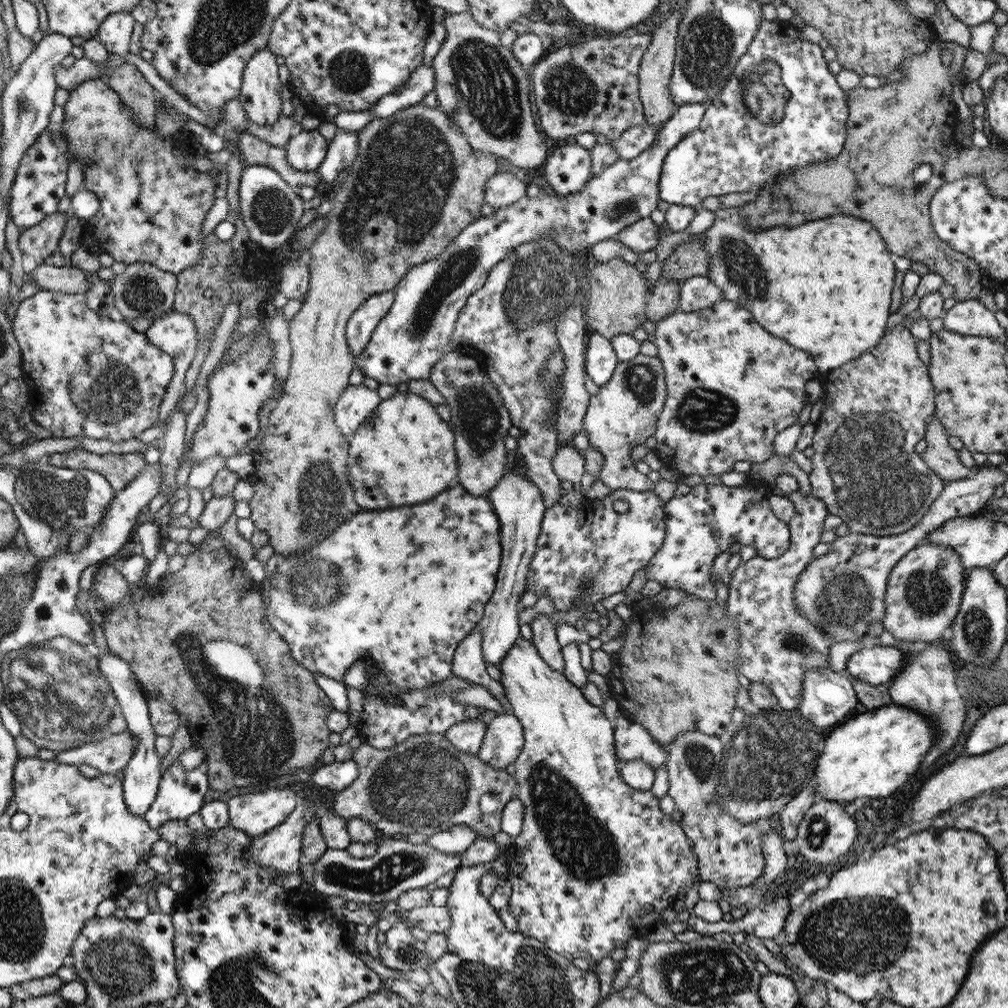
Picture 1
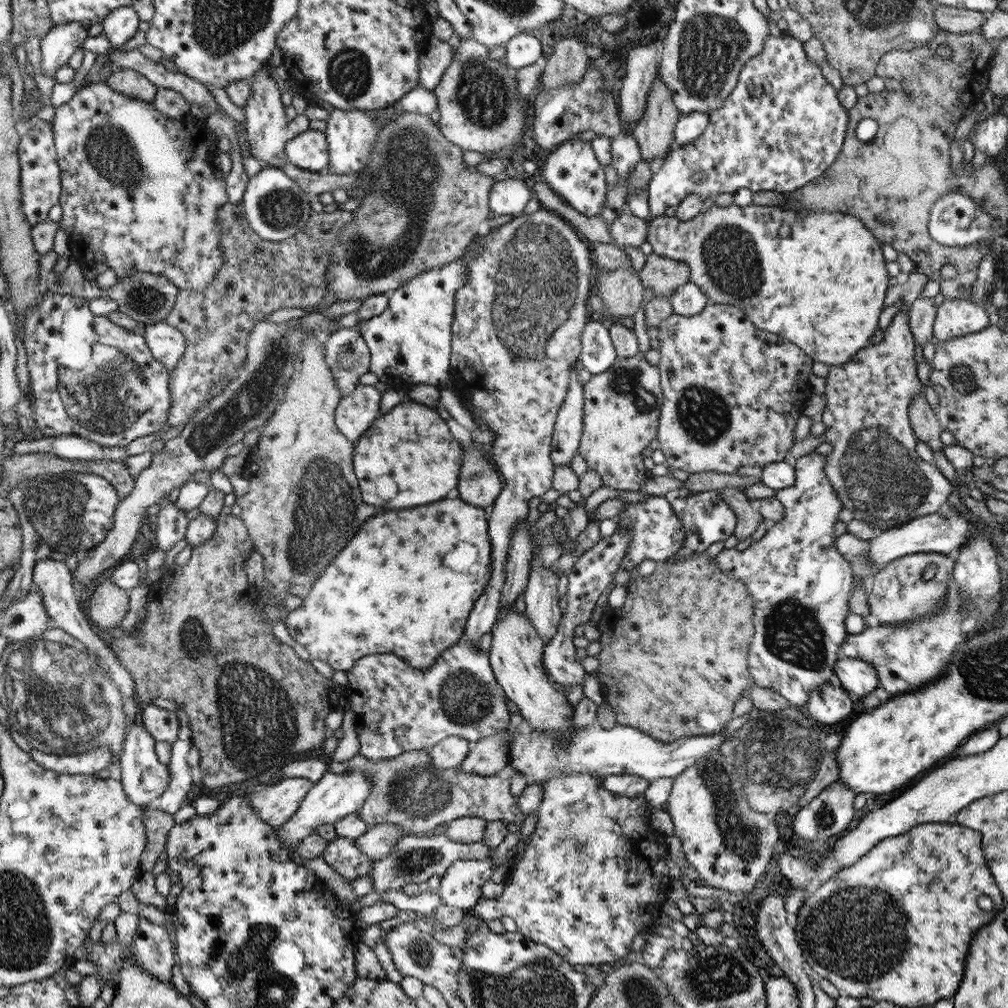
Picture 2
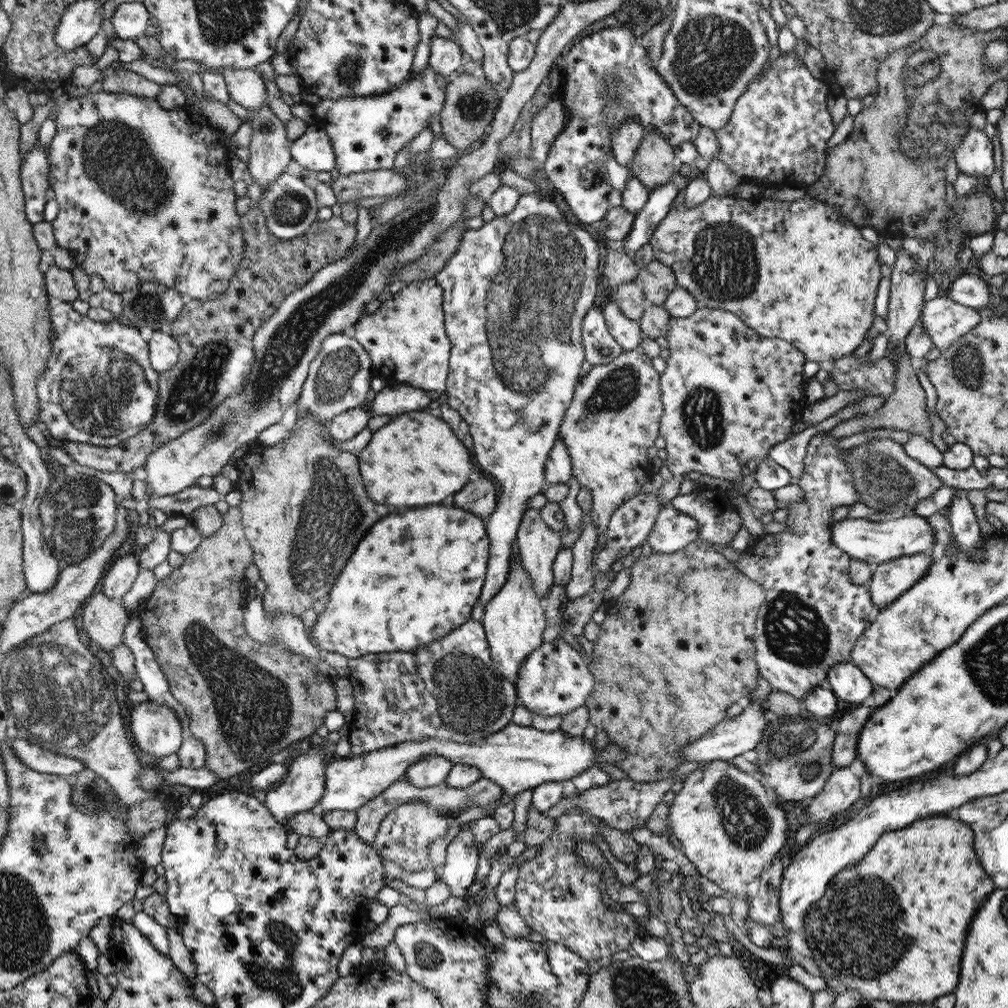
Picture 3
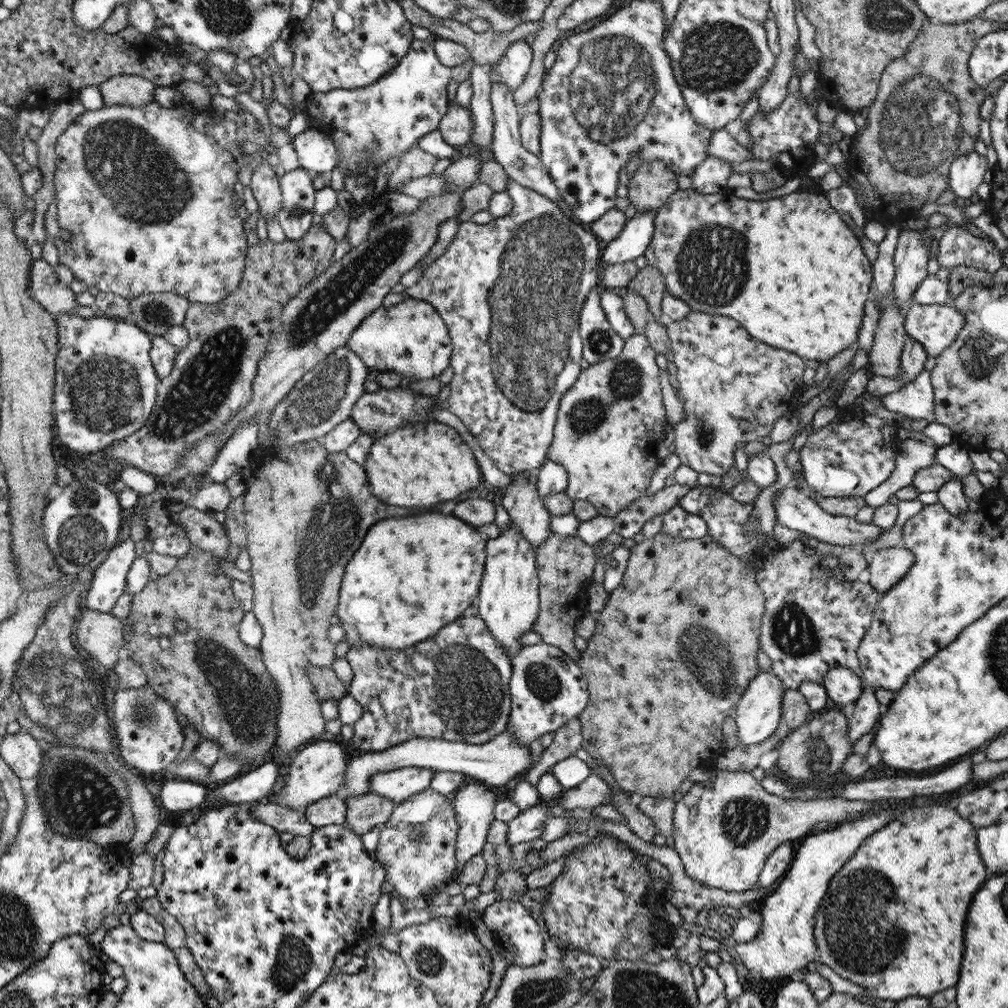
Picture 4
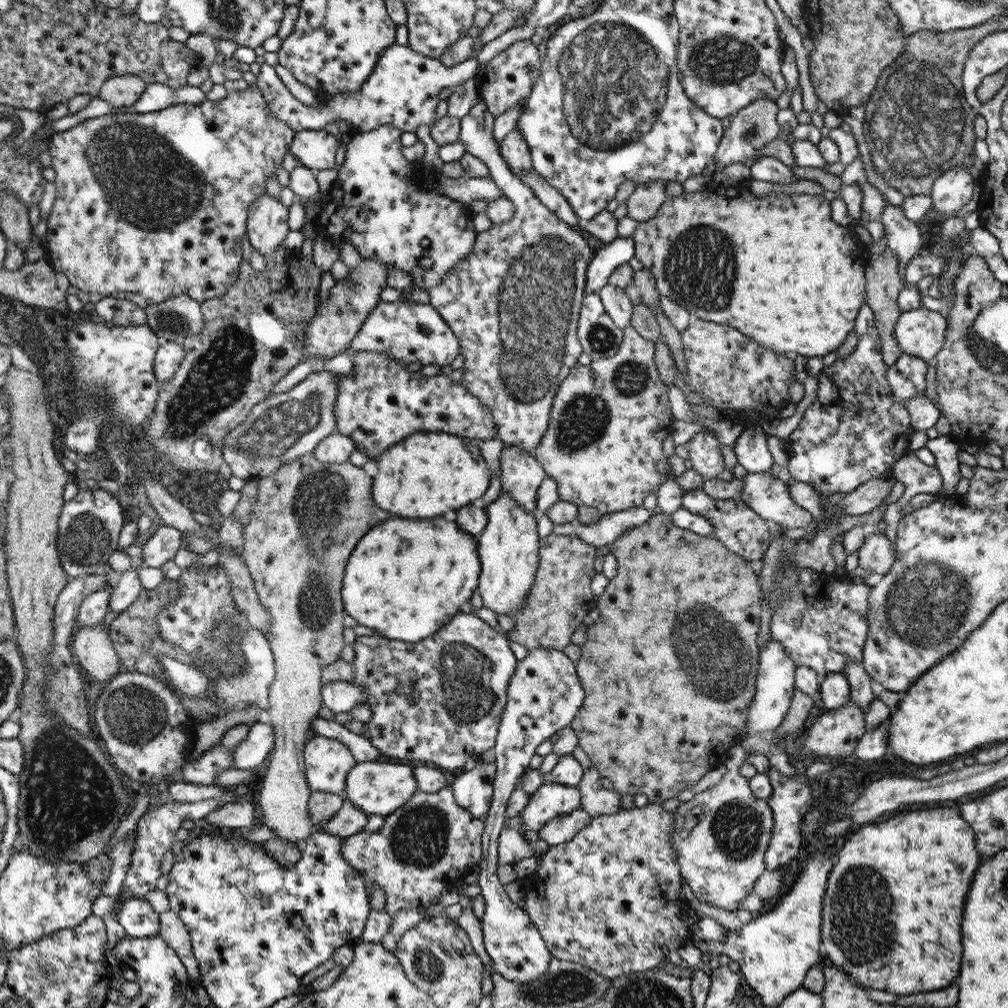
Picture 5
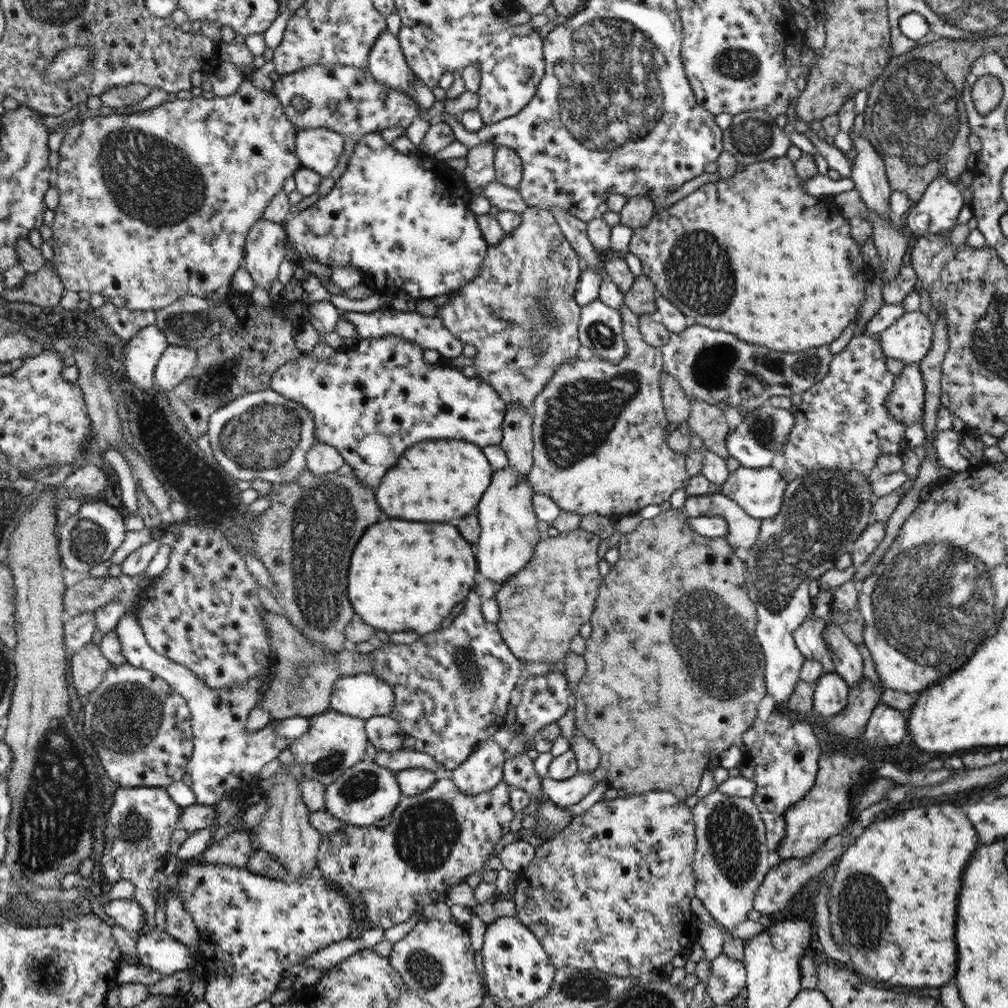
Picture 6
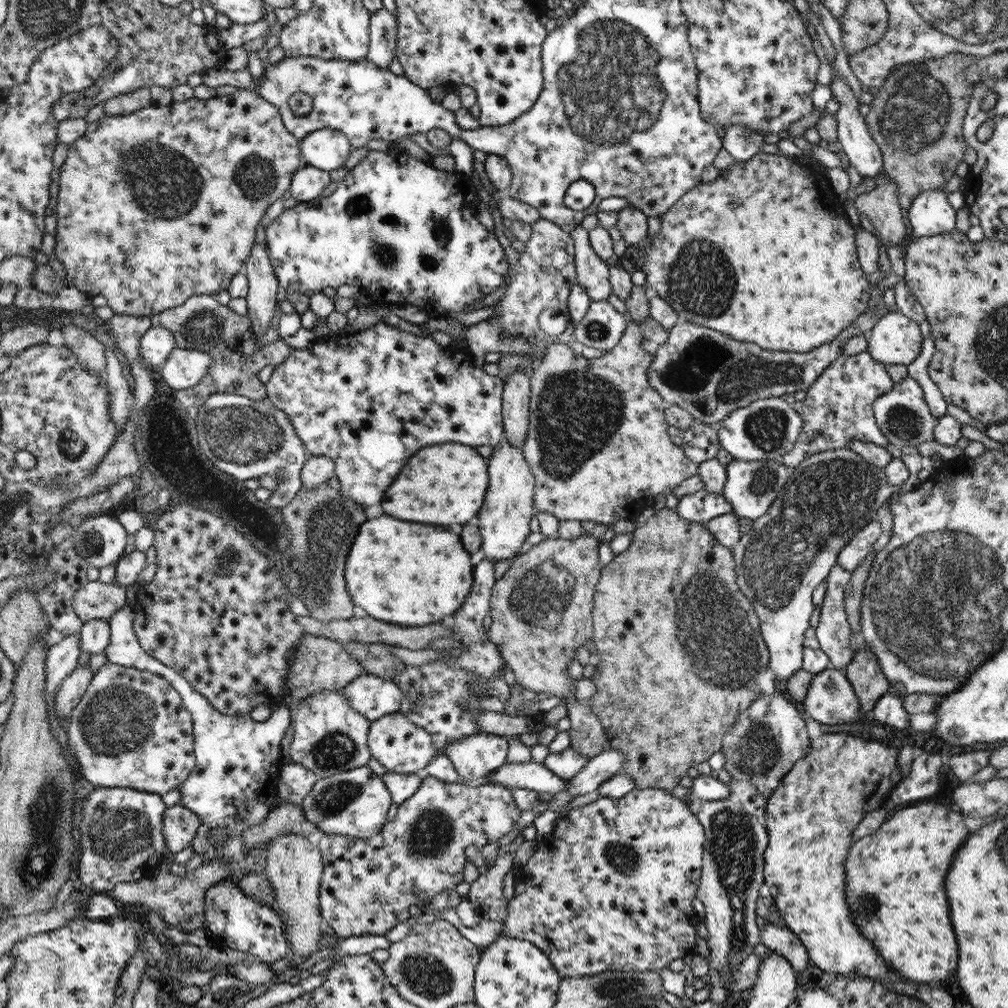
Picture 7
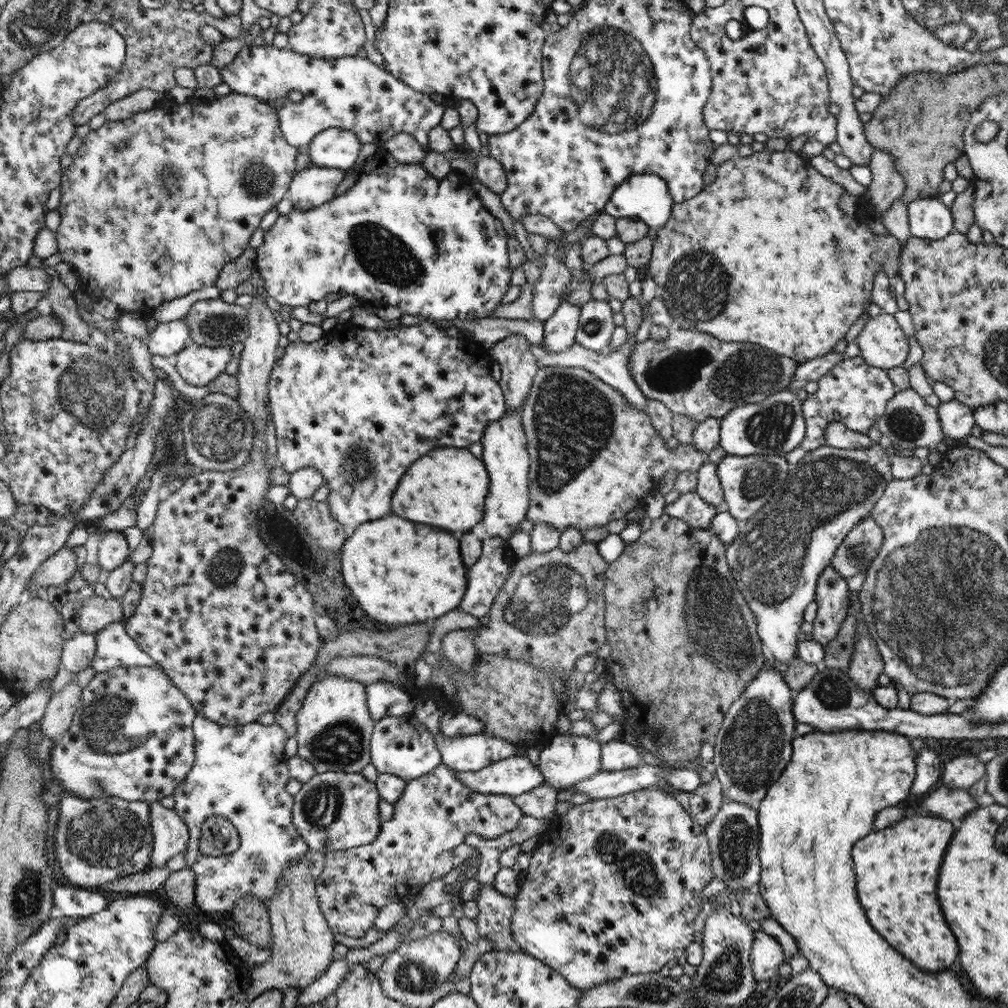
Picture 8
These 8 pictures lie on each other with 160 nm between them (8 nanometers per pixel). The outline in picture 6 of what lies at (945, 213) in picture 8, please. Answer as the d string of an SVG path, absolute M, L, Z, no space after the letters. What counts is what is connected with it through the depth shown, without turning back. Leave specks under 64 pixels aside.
M936 177L906 212L902 218L903 224L912 230L914 236L938 234L957 224L964 203L962 189L957 181L950 182L944 177Z

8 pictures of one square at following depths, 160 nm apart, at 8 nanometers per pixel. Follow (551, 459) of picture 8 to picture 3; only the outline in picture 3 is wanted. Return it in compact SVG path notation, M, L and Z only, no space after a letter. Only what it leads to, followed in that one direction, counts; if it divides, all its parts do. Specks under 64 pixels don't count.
M641 345L634 347L634 350L623 350L610 364L594 366L581 378L576 386L574 399L566 409L558 437L567 446L573 477L577 478L581 489L590 489L593 501L591 519L599 533L607 529L612 513L620 505L640 494L640 489L653 474L647 450L654 446L654 440L659 436L663 414L660 376Z

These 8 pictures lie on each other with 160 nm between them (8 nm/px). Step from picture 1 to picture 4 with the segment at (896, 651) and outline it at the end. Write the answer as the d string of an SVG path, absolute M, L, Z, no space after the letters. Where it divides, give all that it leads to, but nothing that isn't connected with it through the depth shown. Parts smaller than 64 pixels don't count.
M834 668L828 671L822 684L827 692L827 697L834 704L854 704L863 691L863 682L852 669Z

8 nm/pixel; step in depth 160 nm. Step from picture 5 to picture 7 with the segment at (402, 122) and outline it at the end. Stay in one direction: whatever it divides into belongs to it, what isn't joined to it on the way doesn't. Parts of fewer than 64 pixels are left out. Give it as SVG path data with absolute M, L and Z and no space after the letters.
M382 8L373 13L372 25L370 26L370 62L383 69L396 60L397 52L397 19L394 14Z

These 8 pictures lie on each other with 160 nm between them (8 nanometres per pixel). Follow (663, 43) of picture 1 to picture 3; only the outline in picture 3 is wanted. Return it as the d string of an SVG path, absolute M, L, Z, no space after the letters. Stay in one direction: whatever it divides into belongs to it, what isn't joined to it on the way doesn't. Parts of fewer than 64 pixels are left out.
M649 130L636 150L631 172L650 193L673 179L677 163L671 144L657 130Z

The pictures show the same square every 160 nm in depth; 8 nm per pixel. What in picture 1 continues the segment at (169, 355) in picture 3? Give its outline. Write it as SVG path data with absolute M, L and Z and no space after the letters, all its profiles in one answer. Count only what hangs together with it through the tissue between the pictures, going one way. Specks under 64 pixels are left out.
M175 312L174 314L167 314L166 316L153 321L145 333L154 346L165 351L166 354L174 359L174 386L170 386L170 394L164 396L166 400L164 400L164 408L162 408L162 414L160 414L163 423L175 410L174 408L179 401L179 398L187 394L185 389L185 376L197 353L197 325L189 314Z

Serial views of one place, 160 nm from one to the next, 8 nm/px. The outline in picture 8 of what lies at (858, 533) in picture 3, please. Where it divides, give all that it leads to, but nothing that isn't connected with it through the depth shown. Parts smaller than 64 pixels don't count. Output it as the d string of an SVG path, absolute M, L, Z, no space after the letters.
M726 455L717 464L717 475L722 485L725 509L736 520L749 520L759 510L764 510L770 498L778 492L788 476L790 467L785 457Z

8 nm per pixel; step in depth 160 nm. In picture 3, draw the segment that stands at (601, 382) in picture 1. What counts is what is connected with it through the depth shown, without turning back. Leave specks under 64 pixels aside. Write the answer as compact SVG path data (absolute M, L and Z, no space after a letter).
M599 303L589 308L581 326L585 360L592 366L610 364L623 351L622 346L610 334Z

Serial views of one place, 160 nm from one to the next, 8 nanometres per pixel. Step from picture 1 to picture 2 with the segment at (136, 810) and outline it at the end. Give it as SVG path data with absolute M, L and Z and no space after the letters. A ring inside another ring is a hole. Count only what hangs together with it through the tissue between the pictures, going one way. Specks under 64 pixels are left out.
M45 558L44 560L39 560L33 568L33 584L37 586L37 590L41 592L42 598L44 598L45 609L49 618L54 620L58 628L69 632L73 638L80 640L91 651L94 651L98 658L101 658L103 669L107 672L107 675L119 688L119 691L122 691L123 697L126 700L130 700L133 697L137 701L135 684L131 674L116 659L116 655L114 655L110 646L92 631L92 626L84 615L86 611L81 608L80 600L78 599L79 594L72 587L72 576L71 567L65 561L53 561ZM140 722L134 723L127 732L124 741L124 751L121 754L121 780L126 794L130 800L144 809L148 804L153 804L167 789L170 782L169 768L158 760L155 751L155 740L146 732Z

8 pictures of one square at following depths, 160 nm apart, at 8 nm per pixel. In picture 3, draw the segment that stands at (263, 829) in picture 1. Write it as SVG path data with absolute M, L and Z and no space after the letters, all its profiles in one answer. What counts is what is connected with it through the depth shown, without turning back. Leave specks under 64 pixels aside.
M323 747L310 748L306 754L294 758L282 780L278 780L273 787L261 794L263 802L269 807L279 823L287 822L296 813L316 809L323 794L325 794L327 766L329 766L329 762L328 758L326 758L326 750Z

